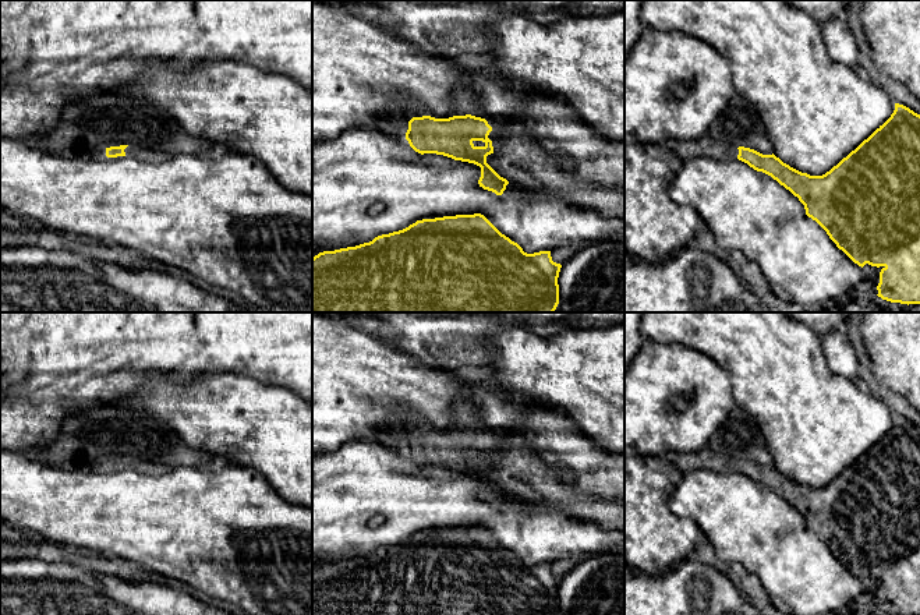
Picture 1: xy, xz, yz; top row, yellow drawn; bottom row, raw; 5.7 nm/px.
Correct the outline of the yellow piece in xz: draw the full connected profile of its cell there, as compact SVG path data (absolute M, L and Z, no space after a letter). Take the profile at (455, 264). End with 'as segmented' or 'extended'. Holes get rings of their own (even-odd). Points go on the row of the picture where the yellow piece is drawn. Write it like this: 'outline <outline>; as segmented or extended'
outline M481 213L422 219L369 243L315 255L312 312L553 312L560 268L551 251L524 252Z; as segmented

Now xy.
outline M137 144L106 148L106 156L107 158L127 156L145 160L149 163L155 163L166 158L162 152L156 152L149 149L148 146L141 146Z; extended

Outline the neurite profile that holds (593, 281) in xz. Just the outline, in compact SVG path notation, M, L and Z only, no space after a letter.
M624 240L587 245L559 272L559 312L624 312Z

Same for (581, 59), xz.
M512 11L500 14L496 22L485 26L482 31L492 45L492 50L489 53L492 56L492 63L491 67L486 70L488 73L500 78L507 78L514 84L523 85L535 92L563 98L578 113L581 120L590 128L604 137L608 137L612 141L619 141L624 144L624 13L615 13L608 17L567 17L555 22L553 25L542 25L532 17Z

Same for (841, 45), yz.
M834 17L820 24L820 28L827 52L834 61L852 68L859 66L860 52L846 20Z

